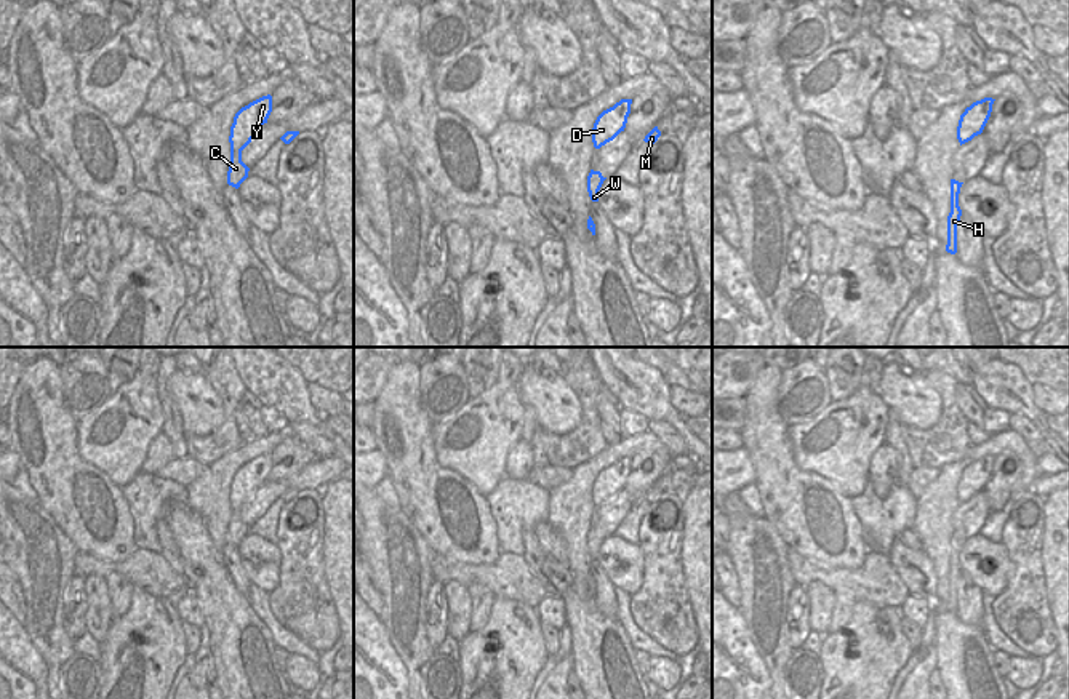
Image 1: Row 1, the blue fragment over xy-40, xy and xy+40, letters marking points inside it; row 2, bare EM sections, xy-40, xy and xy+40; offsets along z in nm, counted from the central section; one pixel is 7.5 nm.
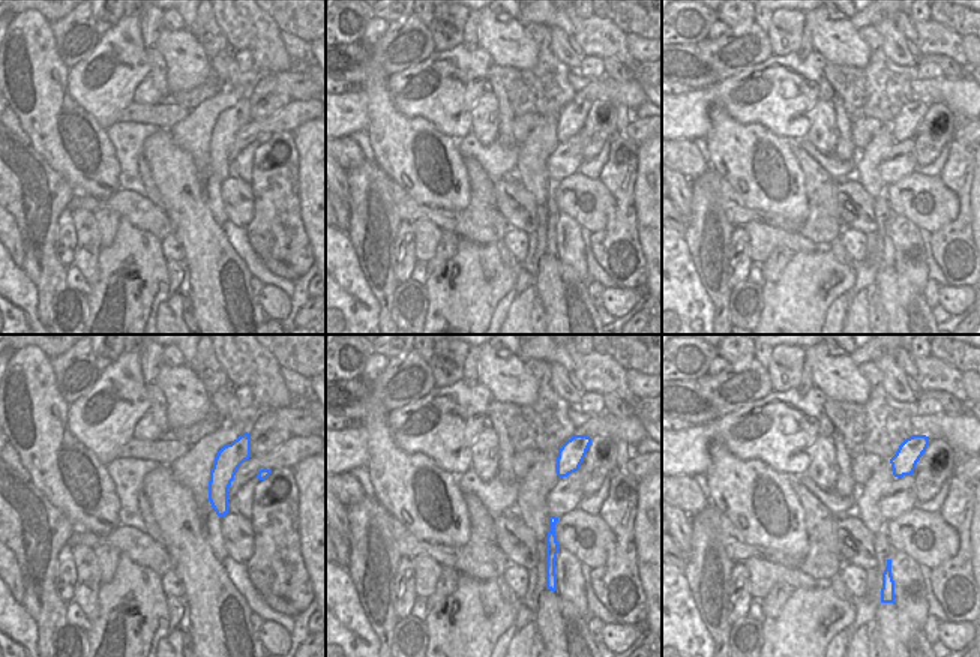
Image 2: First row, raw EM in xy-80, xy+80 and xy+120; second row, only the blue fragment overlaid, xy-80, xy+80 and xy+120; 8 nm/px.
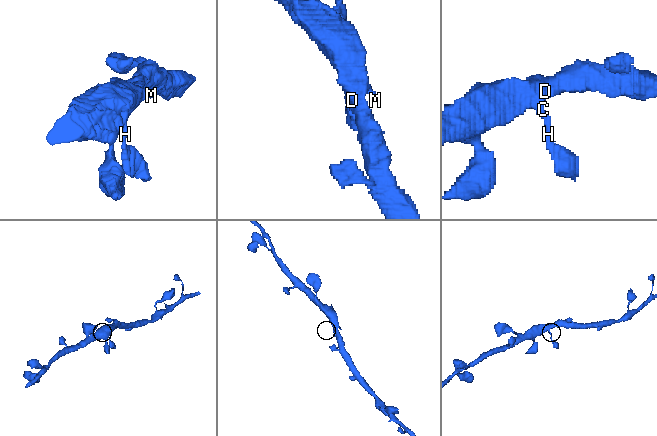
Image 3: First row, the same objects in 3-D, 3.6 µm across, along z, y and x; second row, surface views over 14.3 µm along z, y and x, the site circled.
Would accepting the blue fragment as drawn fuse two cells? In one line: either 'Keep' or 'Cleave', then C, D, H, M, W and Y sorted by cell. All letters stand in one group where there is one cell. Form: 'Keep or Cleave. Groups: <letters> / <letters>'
Keep. Groups: C D H M W Y

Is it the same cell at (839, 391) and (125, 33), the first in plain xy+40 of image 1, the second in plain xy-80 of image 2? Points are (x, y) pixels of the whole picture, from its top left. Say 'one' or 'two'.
two

